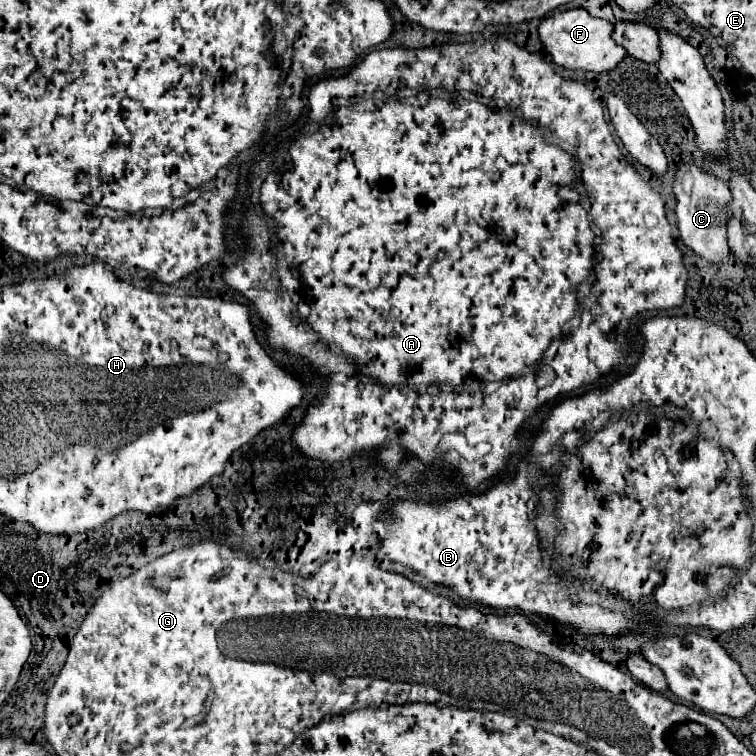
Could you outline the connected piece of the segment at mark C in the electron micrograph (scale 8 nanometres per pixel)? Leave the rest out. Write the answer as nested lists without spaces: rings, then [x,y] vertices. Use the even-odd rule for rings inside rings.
[[[688,161],[682,163],[676,171],[676,181],[672,187],[672,193],[676,195],[676,217],[678,217],[678,229],[682,241],[700,257],[712,263],[722,263],[722,259],[728,253],[726,243],[726,219],[730,211],[726,209],[726,203],[730,201],[730,189],[724,181],[720,181],[712,171],[698,167],[696,163]]]

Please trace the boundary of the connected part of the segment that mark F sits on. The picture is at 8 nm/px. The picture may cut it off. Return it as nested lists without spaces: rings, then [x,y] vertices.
[[[566,9],[544,17],[538,27],[540,41],[544,49],[552,55],[556,65],[566,69],[584,69],[584,71],[610,71],[624,59],[626,51],[612,39],[612,23],[606,19],[592,17],[586,9]]]

